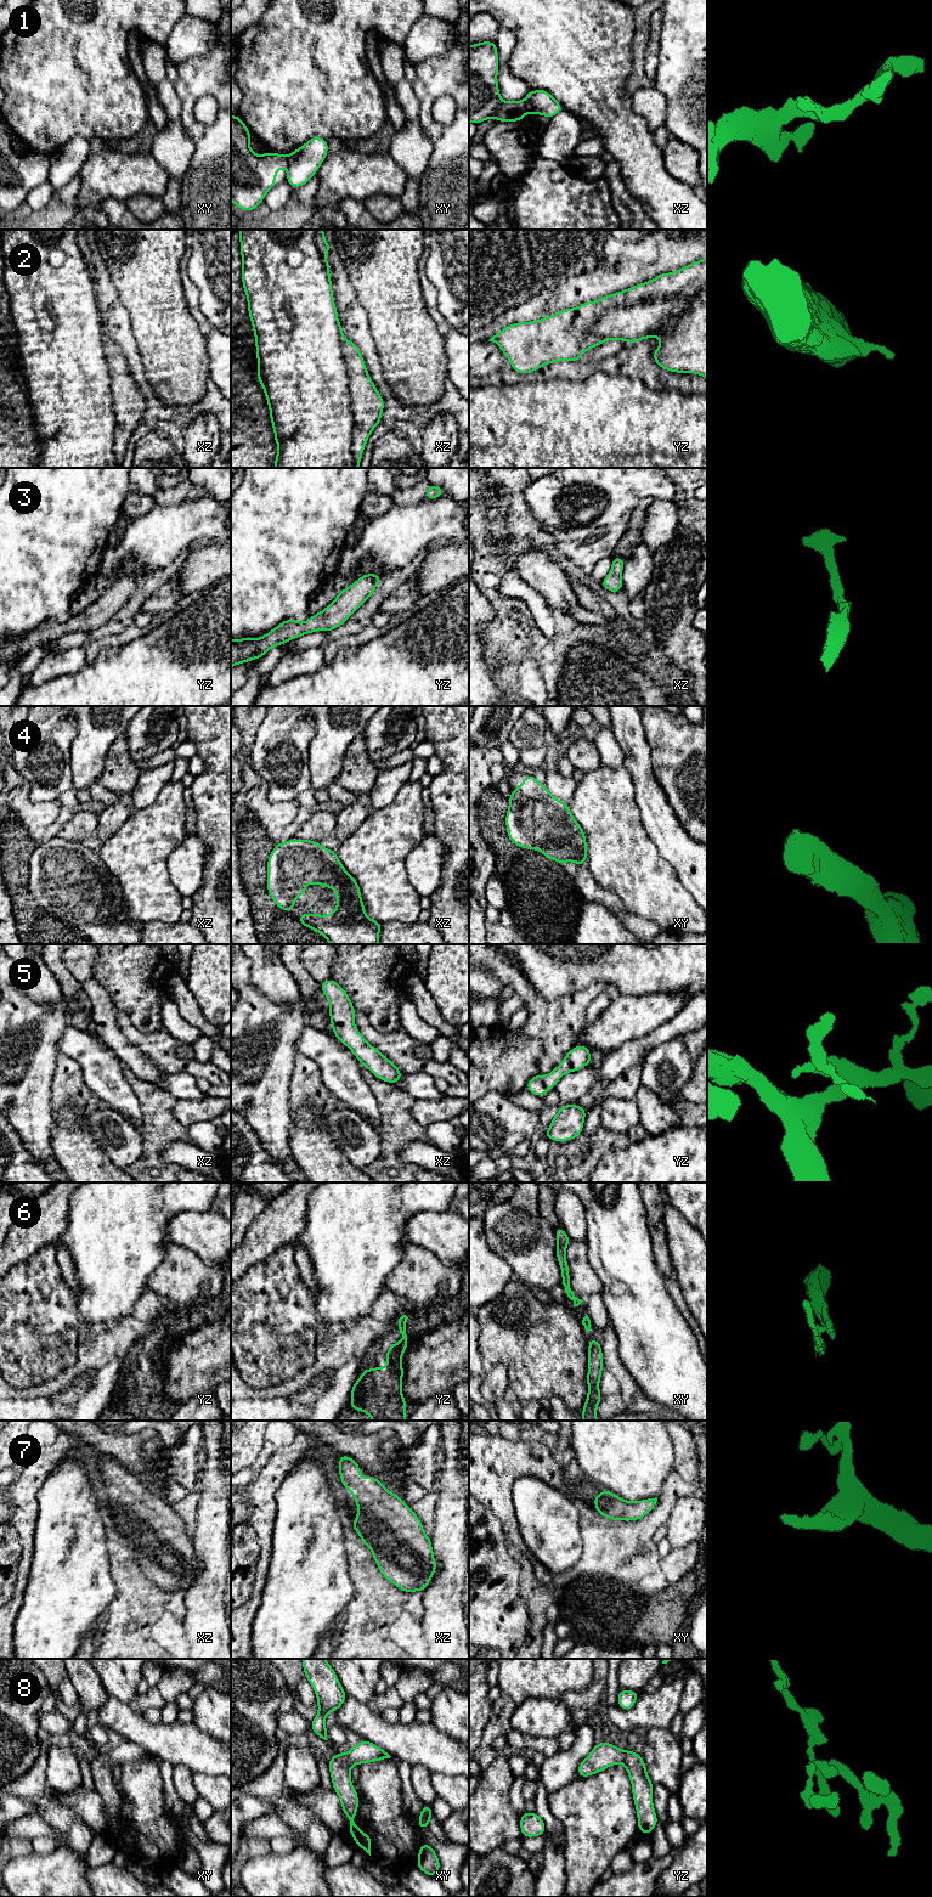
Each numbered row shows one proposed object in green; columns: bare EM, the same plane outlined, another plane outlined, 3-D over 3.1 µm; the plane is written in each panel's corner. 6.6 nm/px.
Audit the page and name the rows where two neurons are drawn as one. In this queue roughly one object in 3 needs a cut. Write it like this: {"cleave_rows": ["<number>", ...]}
{"cleave_rows": ["1", "2"]}

